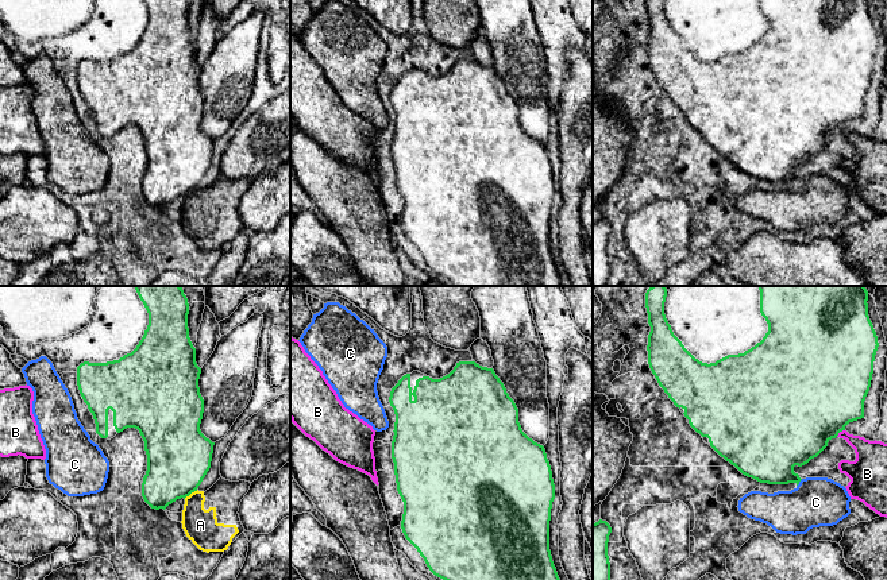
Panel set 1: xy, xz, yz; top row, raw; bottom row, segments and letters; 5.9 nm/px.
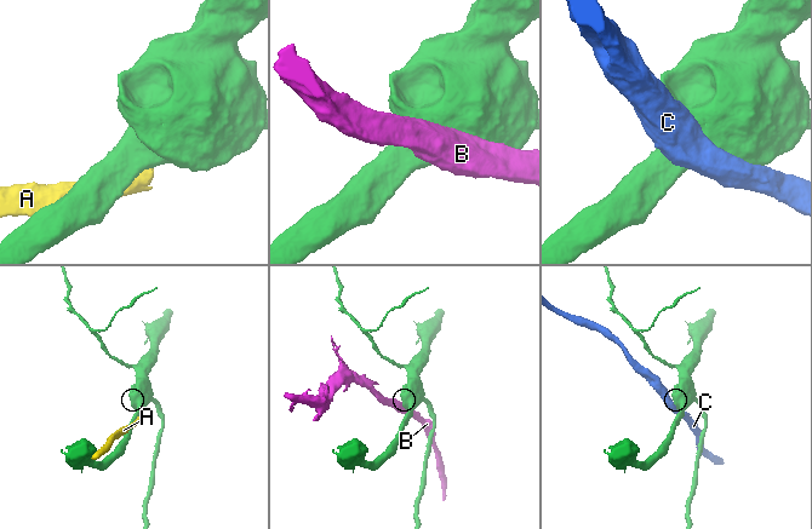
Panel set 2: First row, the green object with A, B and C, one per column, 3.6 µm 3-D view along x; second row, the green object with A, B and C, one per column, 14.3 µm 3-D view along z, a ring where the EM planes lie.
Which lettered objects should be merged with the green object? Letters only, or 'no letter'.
no letter

